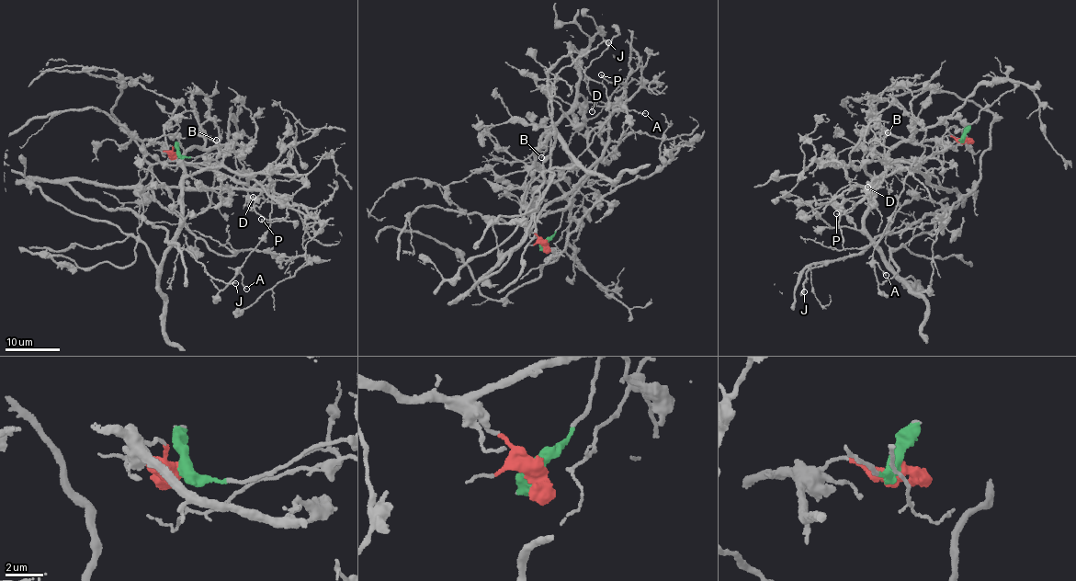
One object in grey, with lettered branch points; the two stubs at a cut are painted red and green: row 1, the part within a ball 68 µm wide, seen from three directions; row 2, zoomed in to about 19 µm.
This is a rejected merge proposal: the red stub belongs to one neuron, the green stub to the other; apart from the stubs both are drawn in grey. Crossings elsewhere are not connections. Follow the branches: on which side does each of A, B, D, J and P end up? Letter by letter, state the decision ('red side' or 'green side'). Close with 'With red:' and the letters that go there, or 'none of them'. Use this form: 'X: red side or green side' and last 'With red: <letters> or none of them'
A: red side
B: red side
D: red side
J: red side
P: red side
With red: A, B, D, J, P

